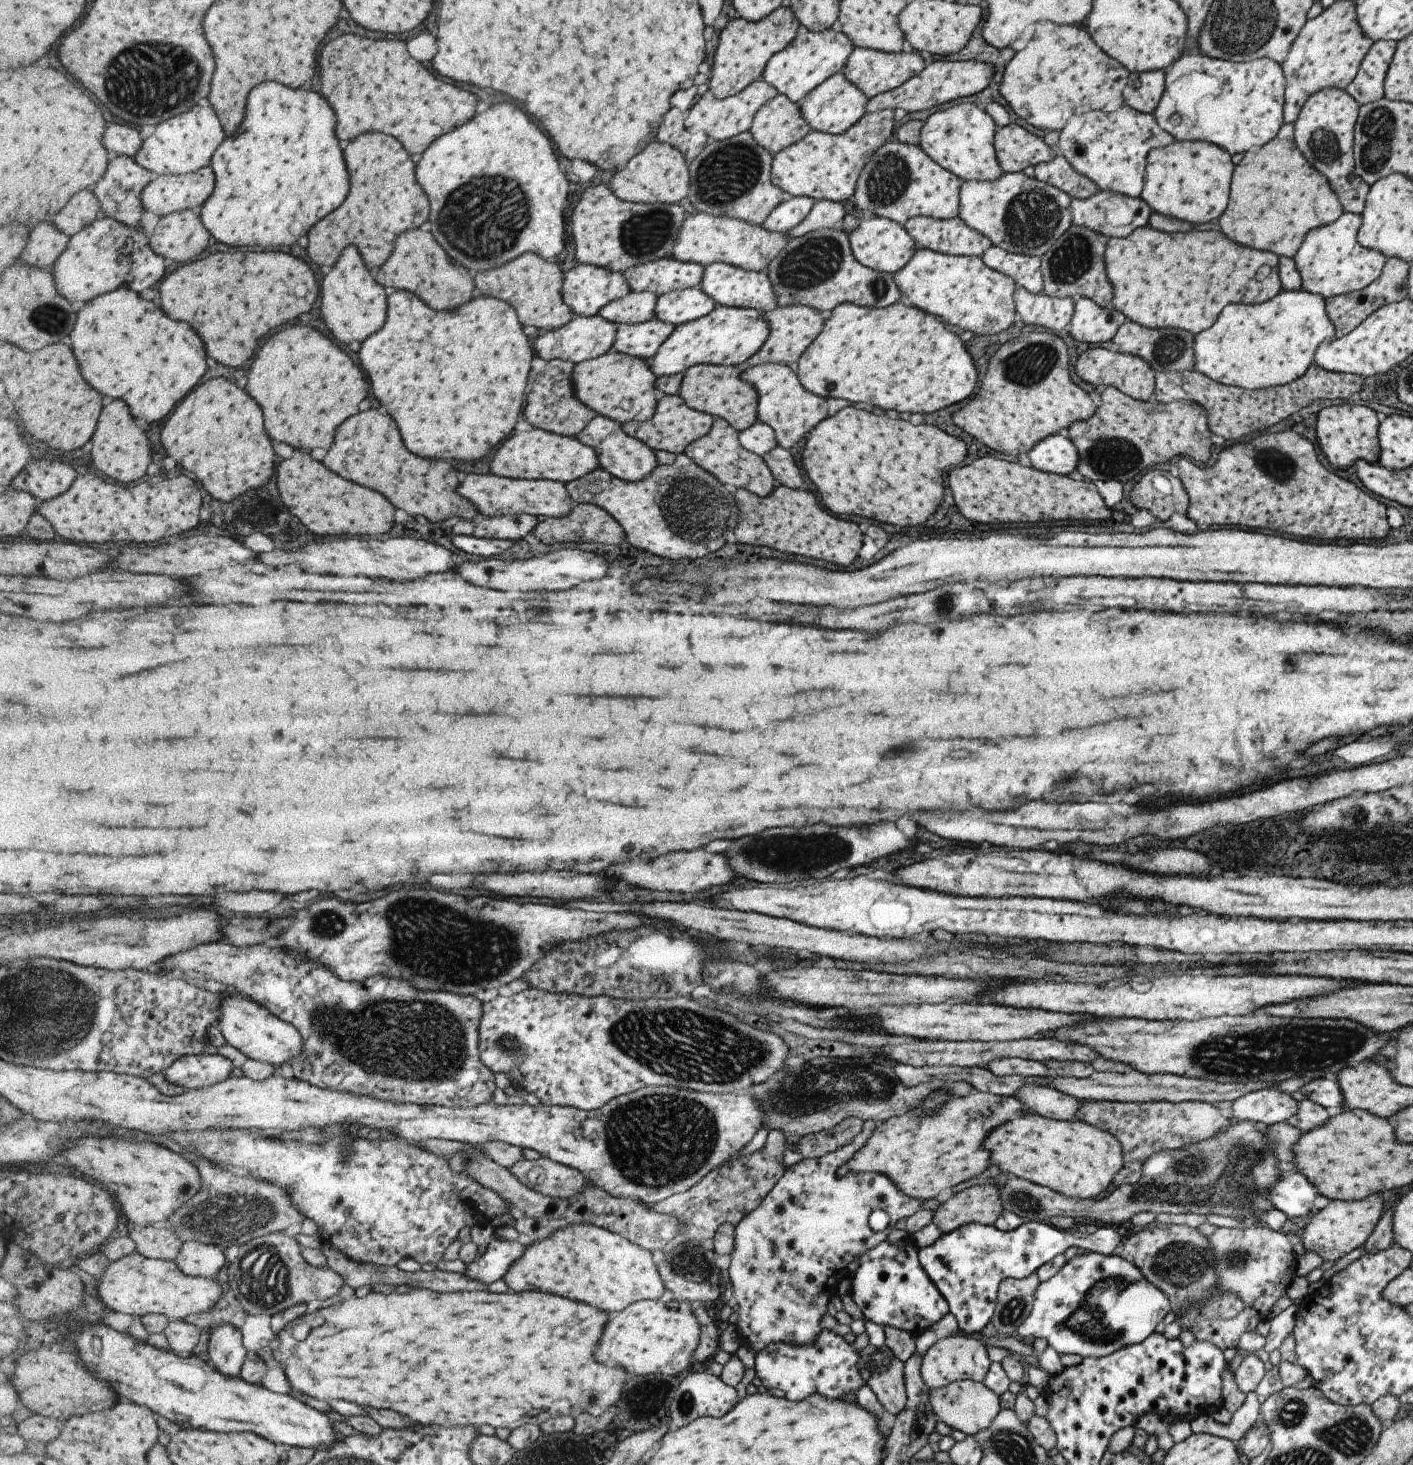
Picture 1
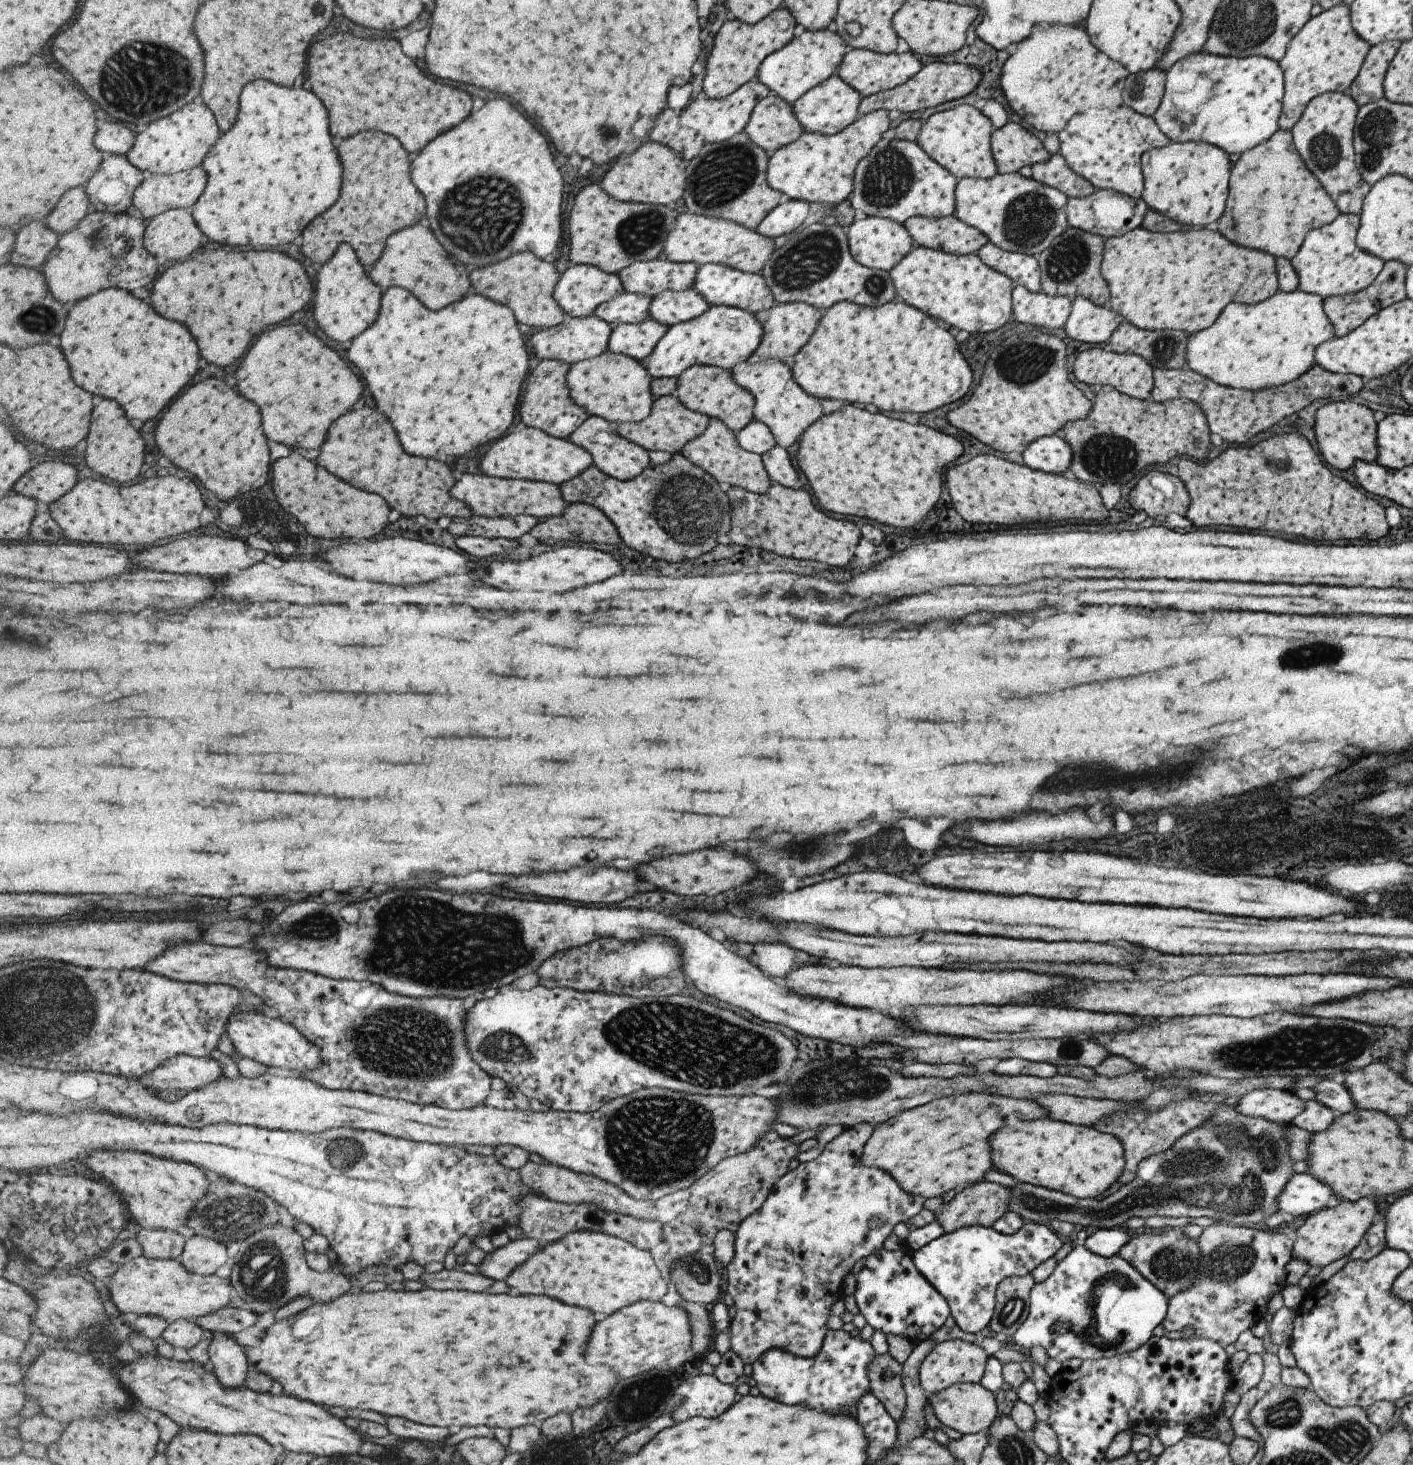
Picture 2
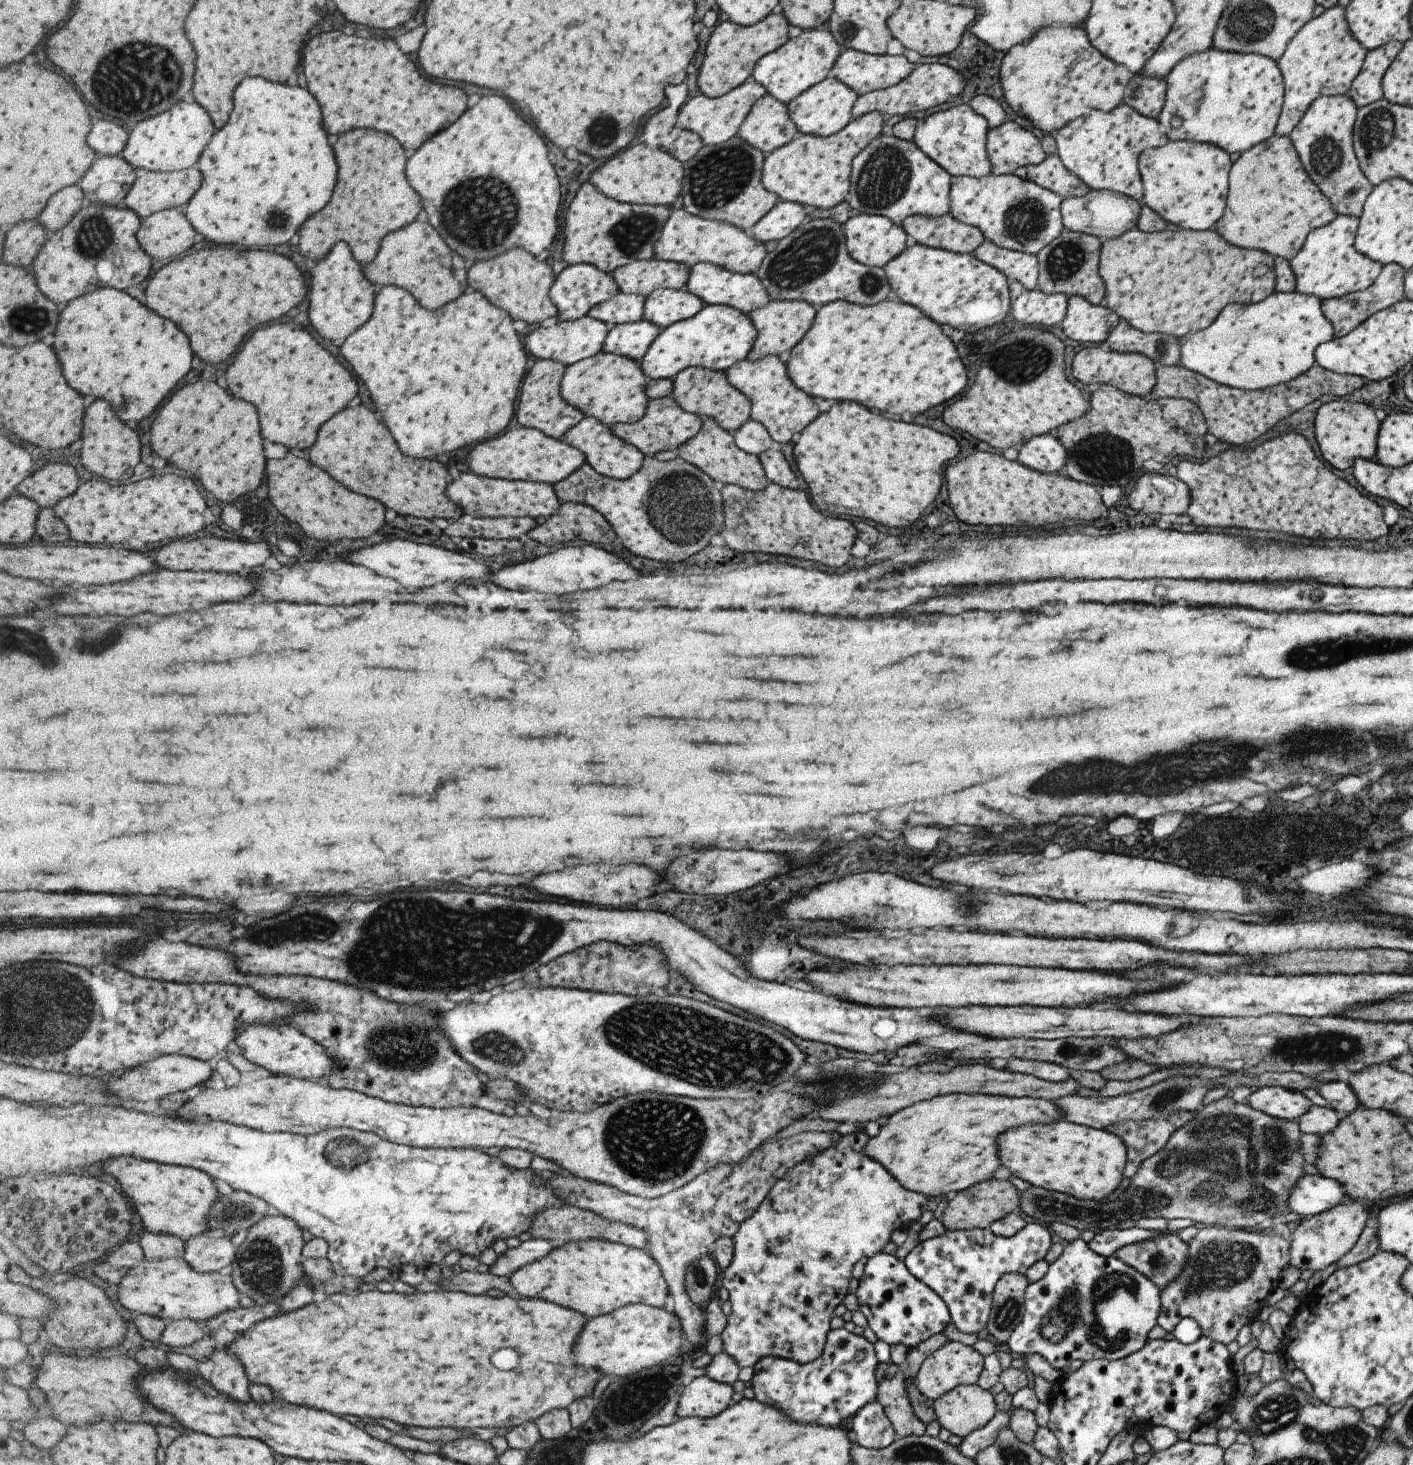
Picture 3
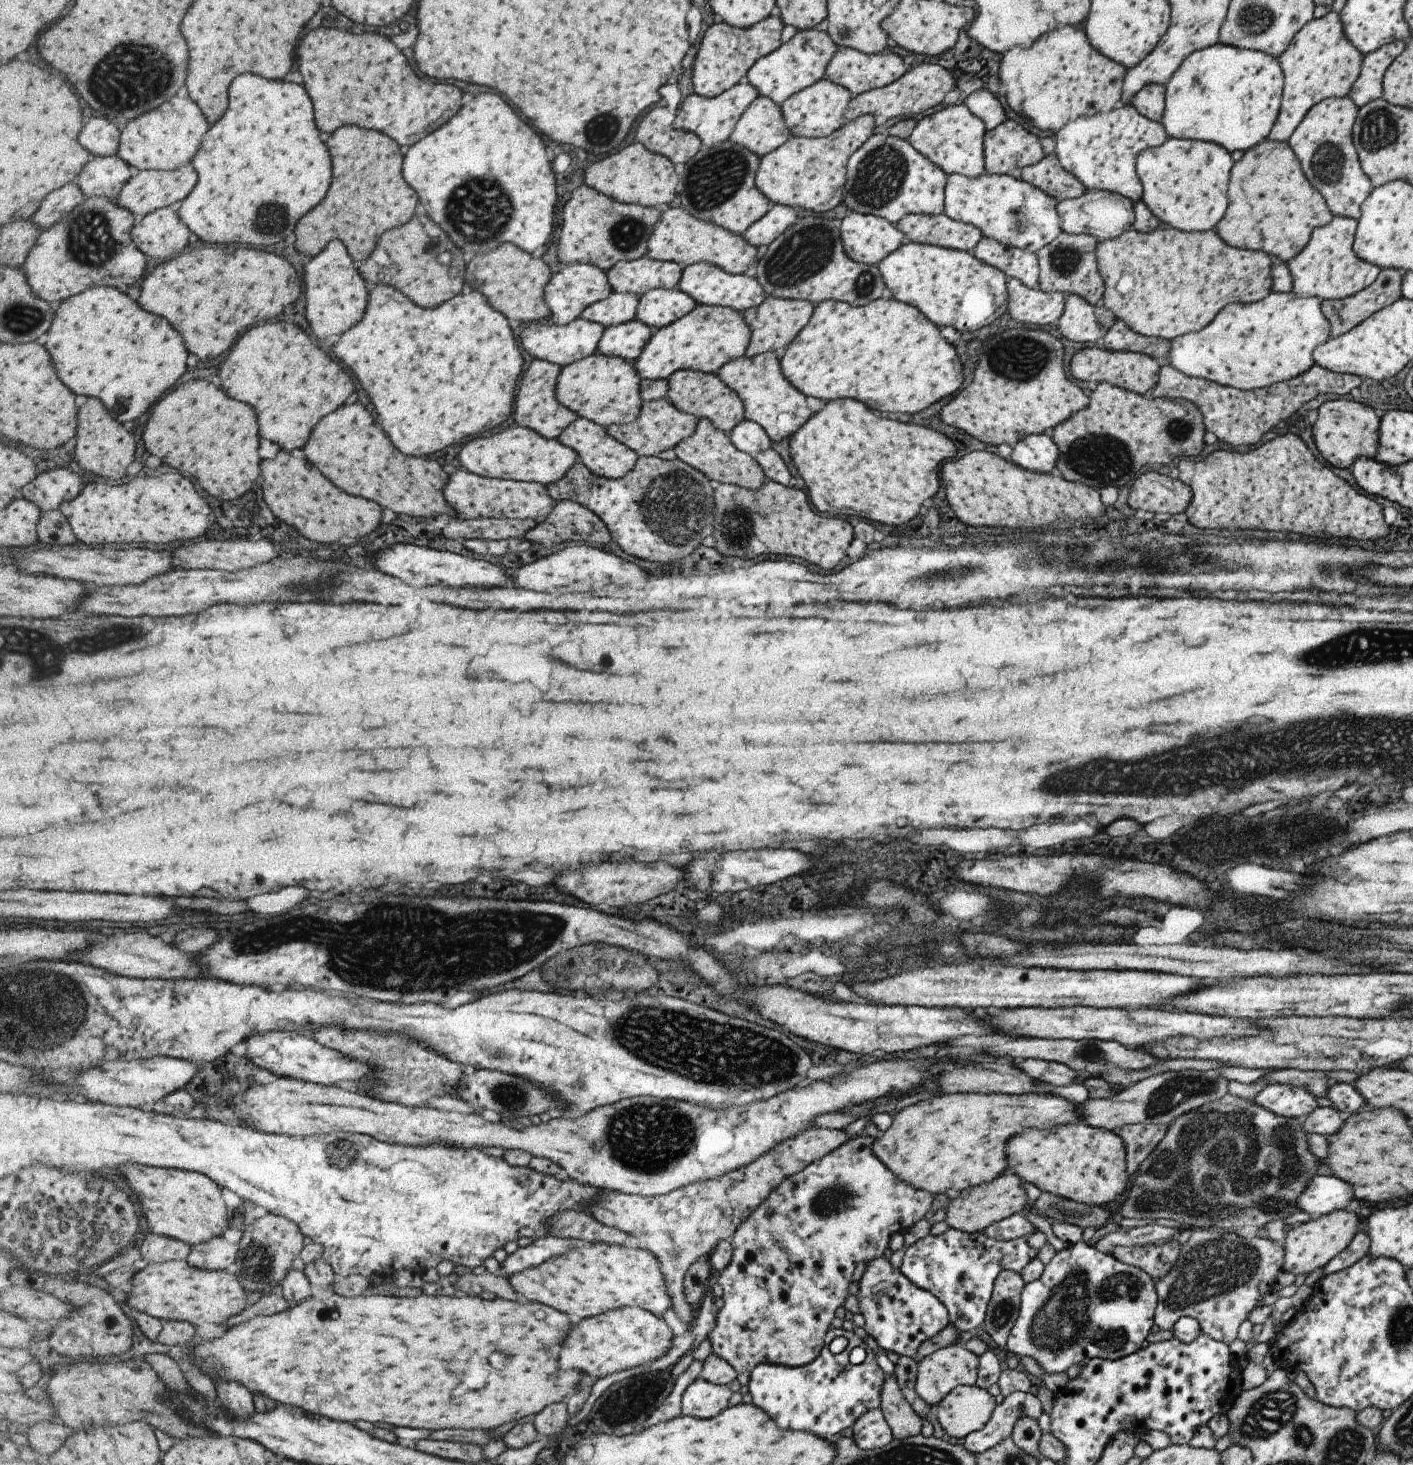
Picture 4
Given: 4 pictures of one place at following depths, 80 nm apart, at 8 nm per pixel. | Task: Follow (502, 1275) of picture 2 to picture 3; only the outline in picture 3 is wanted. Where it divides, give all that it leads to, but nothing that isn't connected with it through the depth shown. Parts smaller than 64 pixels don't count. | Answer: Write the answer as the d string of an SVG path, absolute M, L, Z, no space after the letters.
M532 1236L530 1239L521 1242L518 1247L507 1248L502 1255L498 1255L495 1264L489 1267L489 1272L498 1277L512 1276L520 1268L545 1258L554 1248L555 1246L551 1244L551 1241Z

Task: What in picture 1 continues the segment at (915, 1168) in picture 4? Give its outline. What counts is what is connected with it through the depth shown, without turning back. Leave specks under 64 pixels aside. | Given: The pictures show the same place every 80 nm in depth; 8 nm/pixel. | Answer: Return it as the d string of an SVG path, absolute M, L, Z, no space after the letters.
M975 1090L962 1097L949 1098L940 1108L941 1110L935 1114L903 1113L901 1116L891 1117L877 1124L865 1144L862 1144L848 1162L843 1164L843 1169L847 1172L877 1173L886 1176L905 1196L920 1201L927 1200L937 1196L938 1191L951 1188L983 1172L989 1166L987 1162L989 1152L985 1149L981 1150L985 1135L998 1124L1017 1117L1019 1112L1029 1112L1028 1108L1013 1096L999 1096Z

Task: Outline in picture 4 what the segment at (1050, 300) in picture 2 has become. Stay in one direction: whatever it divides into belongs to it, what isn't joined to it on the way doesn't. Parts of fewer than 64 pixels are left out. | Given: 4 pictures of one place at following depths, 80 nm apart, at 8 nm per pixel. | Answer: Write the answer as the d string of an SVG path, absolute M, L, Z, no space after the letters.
M1017 279L1006 283L1006 291L1008 299L1005 320L1011 316L1021 324L1049 326L1057 322L1064 309L1065 295L1059 291L1030 289Z

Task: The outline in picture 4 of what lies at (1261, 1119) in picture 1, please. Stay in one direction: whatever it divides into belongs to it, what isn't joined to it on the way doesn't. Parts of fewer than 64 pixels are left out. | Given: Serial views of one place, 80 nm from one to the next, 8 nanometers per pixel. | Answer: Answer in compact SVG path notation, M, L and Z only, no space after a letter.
M1269 1083L1259 1091L1252 1102L1261 1108L1285 1118L1304 1118L1317 1104L1306 1090L1277 1083Z

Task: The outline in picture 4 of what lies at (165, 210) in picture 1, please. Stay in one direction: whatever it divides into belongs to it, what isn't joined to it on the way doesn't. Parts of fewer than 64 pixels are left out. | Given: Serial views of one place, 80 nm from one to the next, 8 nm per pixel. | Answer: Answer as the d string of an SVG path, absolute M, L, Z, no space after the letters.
M193 166L181 167L174 171L158 171L157 169L135 171L130 182L123 187L117 204L130 210L137 218L142 218L150 215L153 211L183 202L195 190L197 182L199 182L199 176Z

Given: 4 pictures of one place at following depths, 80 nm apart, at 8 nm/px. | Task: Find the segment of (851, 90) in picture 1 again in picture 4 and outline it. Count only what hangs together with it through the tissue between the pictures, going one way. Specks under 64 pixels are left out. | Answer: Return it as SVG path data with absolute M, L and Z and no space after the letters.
M825 78L805 87L795 95L791 95L780 108L782 109L787 128L793 137L826 137L835 132L846 121L844 110L852 99L850 92L842 86Z

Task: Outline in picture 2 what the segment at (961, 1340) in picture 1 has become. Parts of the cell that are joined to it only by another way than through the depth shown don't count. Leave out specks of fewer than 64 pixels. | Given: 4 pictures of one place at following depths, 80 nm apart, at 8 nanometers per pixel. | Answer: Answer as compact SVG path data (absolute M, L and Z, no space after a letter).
M951 1339L935 1343L933 1348L924 1356L918 1370L918 1381L926 1394L935 1394L955 1383L978 1383L983 1376L987 1356L984 1348L977 1342L966 1342Z

